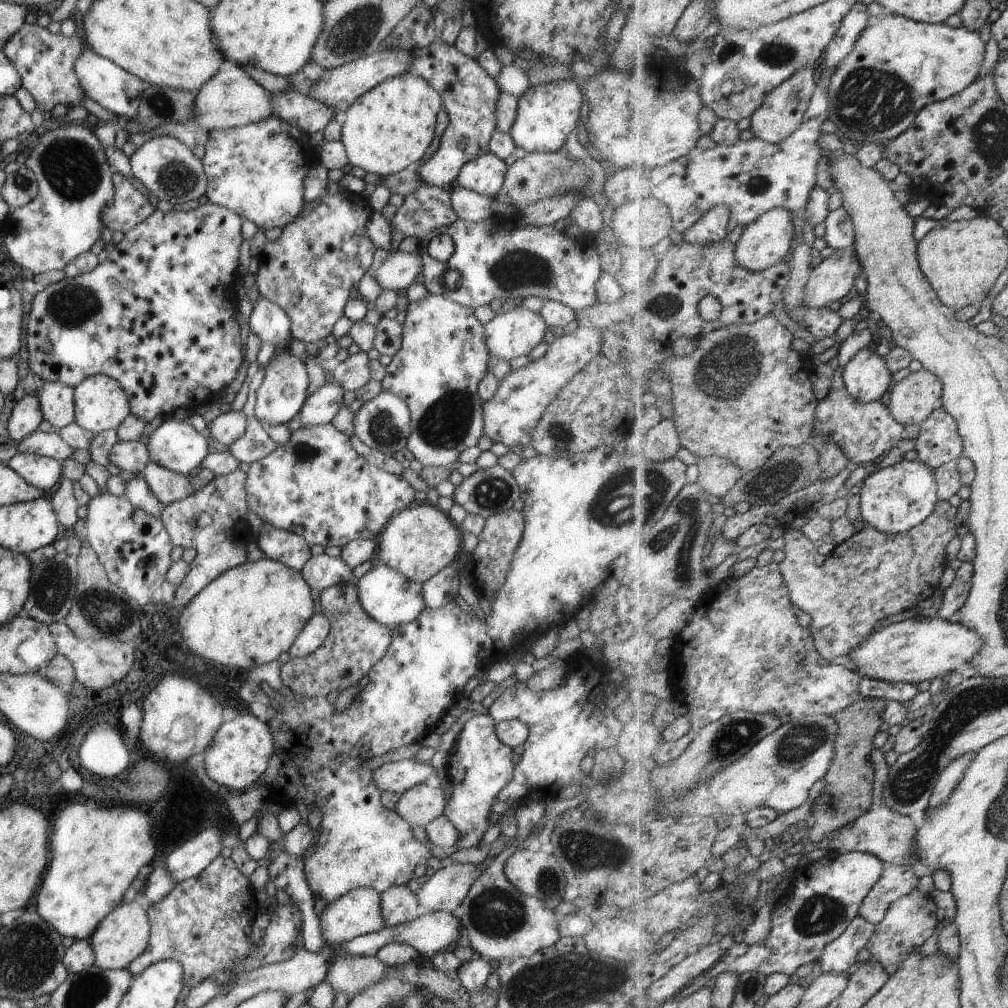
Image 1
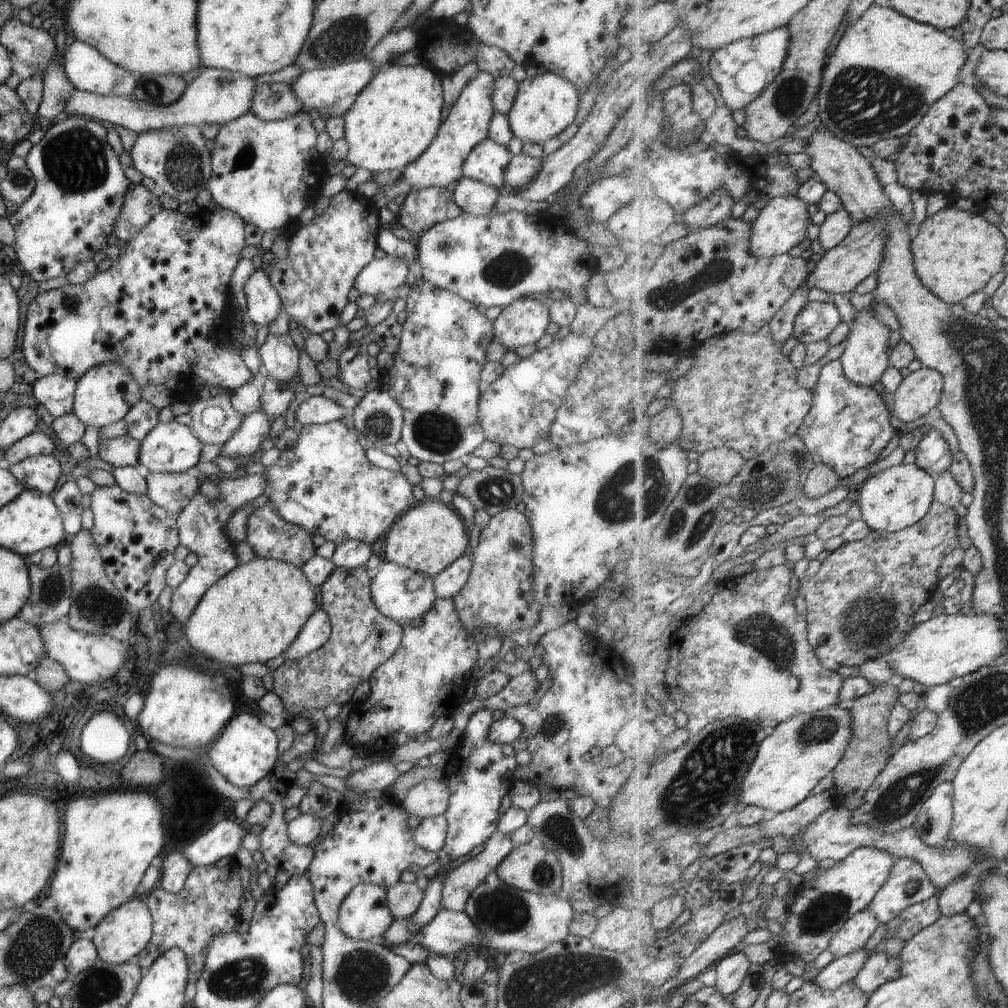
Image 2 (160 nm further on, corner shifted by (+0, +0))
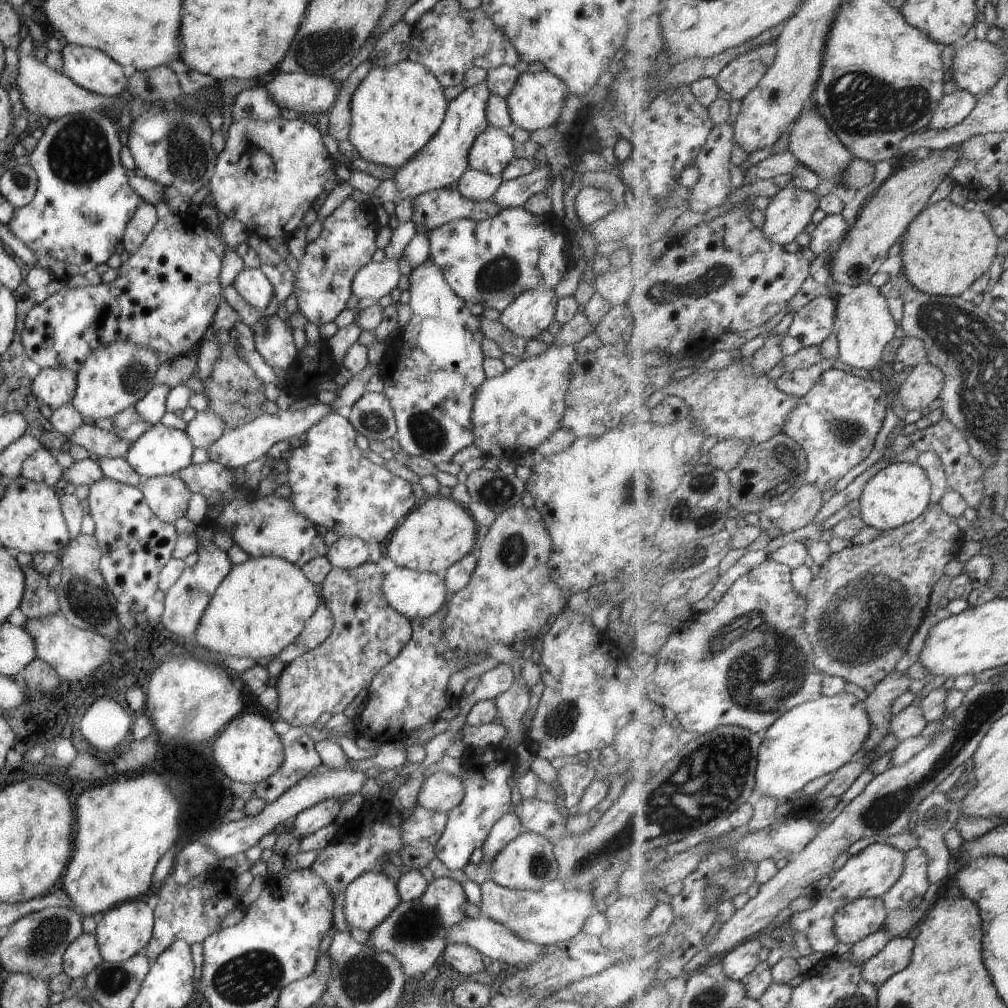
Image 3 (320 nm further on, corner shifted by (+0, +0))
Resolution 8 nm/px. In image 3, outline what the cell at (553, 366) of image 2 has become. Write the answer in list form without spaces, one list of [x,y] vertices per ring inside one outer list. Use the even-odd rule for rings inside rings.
[[[571,343],[564,346],[549,344],[545,351],[531,358],[521,358],[515,366],[505,370],[502,374],[476,385],[476,390],[471,393],[472,408],[470,424],[472,425],[472,444],[486,456],[496,453],[511,452],[521,454],[533,452],[534,449],[547,439],[555,430],[558,430],[564,409],[565,394],[572,376],[572,366],[578,355]]]

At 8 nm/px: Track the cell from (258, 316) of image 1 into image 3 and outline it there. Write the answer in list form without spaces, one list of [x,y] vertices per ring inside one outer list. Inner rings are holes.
[[[243,267],[239,270],[232,283],[235,291],[251,308],[263,311],[273,296],[273,286],[269,283],[263,272],[257,269]]]

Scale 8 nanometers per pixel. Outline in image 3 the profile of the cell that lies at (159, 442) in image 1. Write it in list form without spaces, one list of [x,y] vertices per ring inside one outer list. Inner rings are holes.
[[[157,422],[129,445],[123,458],[138,476],[142,474],[147,477],[171,476],[190,464],[190,456],[193,449],[189,437],[184,430],[165,427],[160,422]]]

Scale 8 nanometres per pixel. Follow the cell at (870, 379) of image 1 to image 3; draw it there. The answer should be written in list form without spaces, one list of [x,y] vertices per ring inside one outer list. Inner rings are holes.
[[[867,283],[853,287],[849,294],[840,296],[836,304],[840,345],[838,360],[851,368],[875,370],[882,363],[883,350],[895,338],[895,330],[899,325],[892,316],[887,300],[879,288]]]

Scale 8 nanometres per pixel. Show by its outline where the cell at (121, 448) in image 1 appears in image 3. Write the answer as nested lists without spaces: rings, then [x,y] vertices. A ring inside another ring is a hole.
[[[81,423],[76,426],[67,436],[69,444],[79,444],[89,454],[95,456],[118,457],[124,456],[130,442],[115,436],[113,433],[100,429],[97,425]]]

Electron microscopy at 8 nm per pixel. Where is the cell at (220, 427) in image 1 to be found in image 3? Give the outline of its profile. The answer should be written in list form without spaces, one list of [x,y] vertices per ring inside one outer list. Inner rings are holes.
[[[207,410],[197,411],[184,428],[193,448],[208,447],[224,430],[224,422]]]

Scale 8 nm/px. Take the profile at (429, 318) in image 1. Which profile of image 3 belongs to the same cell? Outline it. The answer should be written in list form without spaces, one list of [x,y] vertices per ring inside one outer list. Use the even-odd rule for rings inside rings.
[[[425,259],[408,274],[408,306],[411,313],[397,338],[391,340],[387,357],[379,373],[383,381],[382,394],[388,398],[391,411],[396,421],[397,442],[411,456],[419,456],[433,464],[448,462],[461,449],[472,444],[472,408],[471,393],[476,385],[486,380],[482,370],[484,360],[481,342],[483,332],[479,328],[479,316],[471,314],[465,300],[458,298],[447,282],[443,280],[439,268],[435,268]]]

